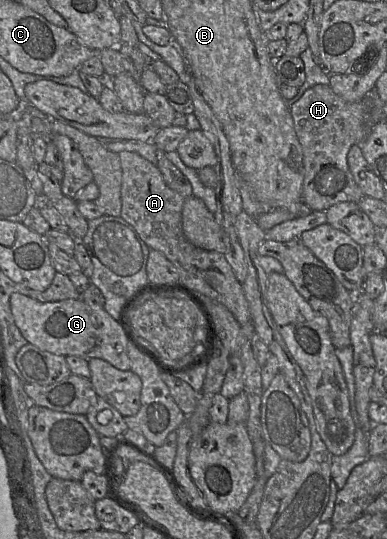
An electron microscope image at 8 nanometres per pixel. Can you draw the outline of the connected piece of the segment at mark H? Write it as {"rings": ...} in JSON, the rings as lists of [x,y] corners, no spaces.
{"rings":[[[328,84],[308,88],[291,107],[294,128],[305,157],[304,203],[313,211],[327,211],[340,202],[356,202],[364,197],[348,165],[351,147],[369,136],[370,95],[359,102],[347,102]]]}

